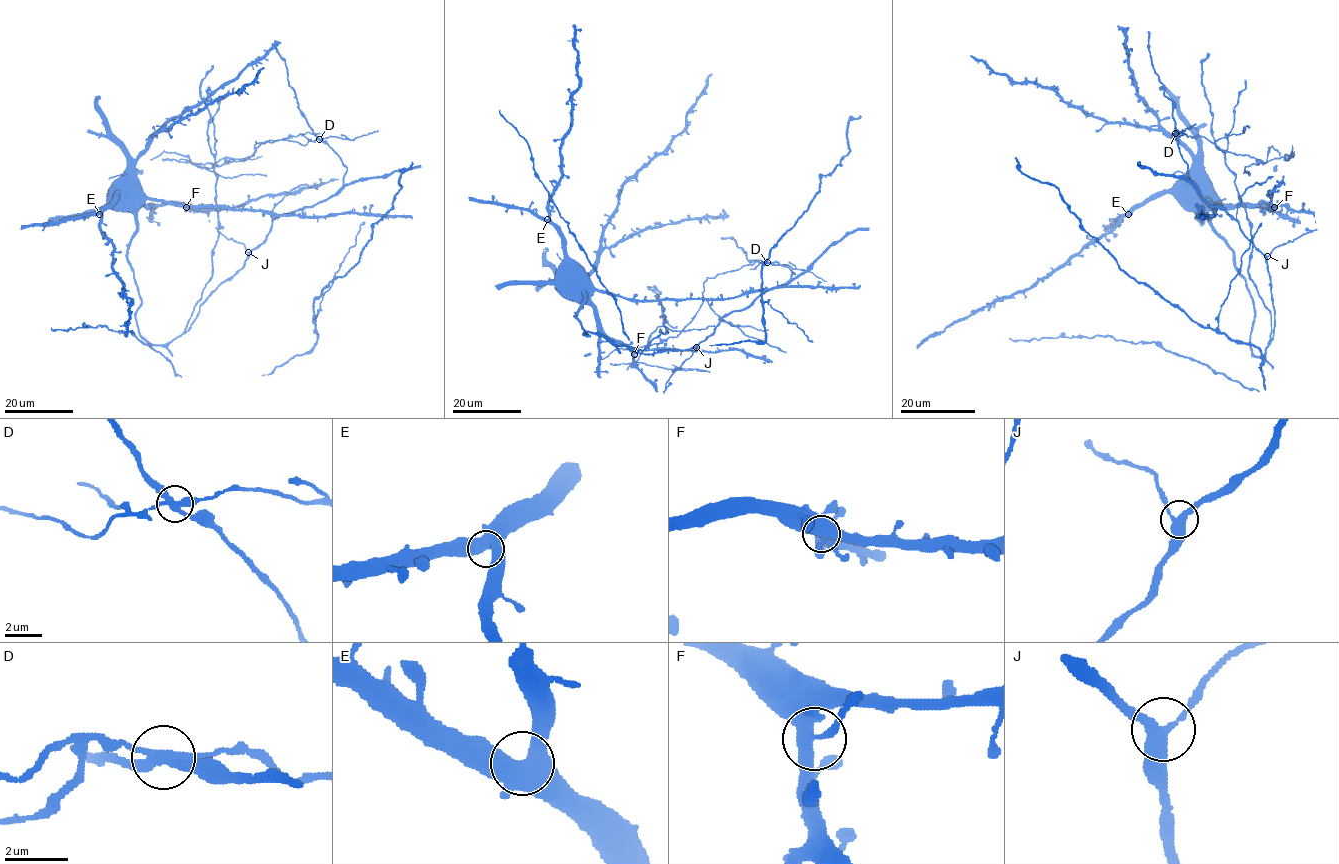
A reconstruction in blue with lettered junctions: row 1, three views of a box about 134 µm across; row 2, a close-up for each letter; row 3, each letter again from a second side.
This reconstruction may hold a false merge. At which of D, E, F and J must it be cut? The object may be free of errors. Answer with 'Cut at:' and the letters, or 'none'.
Cut at: D

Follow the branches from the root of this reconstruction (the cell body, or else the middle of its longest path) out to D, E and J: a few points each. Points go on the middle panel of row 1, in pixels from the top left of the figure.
D: (577, 274), (583, 333), (653, 354), (696, 347), (723, 317), (794, 273), (768, 262)
E: (577, 274), (563, 265), (563, 238), (547, 219)
J: (577, 274), (581, 272), (584, 302), (575, 316), (589, 335), (585, 335), (596, 332), (644, 354), (696, 347)

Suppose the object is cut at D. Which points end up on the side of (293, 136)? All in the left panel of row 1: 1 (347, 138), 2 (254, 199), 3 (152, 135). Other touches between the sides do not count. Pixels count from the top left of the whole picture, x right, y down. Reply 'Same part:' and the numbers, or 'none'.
Same part: 1

